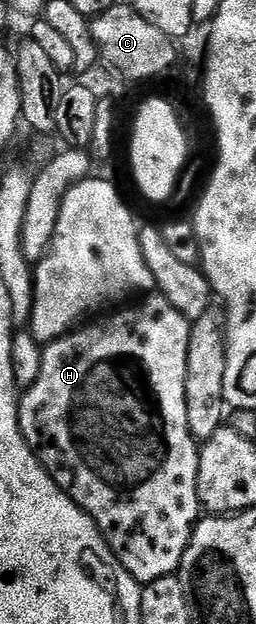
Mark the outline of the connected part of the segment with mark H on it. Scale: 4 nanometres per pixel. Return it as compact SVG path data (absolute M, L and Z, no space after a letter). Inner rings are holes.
M151 293L139 302L142 302L139 306L127 305L125 308L115 309L113 311L115 314L111 318L99 317L94 320L99 320L99 322L91 321L86 324L91 324L91 326L83 325L54 342L45 343L40 360L40 376L36 376L34 383L21 391L18 399L18 423L28 448L38 457L39 464L50 473L54 483L94 521L96 528L100 528L108 548L114 553L118 563L139 584L145 584L152 580L177 575L178 566L181 564L190 538L194 534L195 525L200 518L198 500L198 452L200 446L194 441L188 428L188 408L184 396L184 384L188 372L188 336L192 322L177 311L162 293Z

